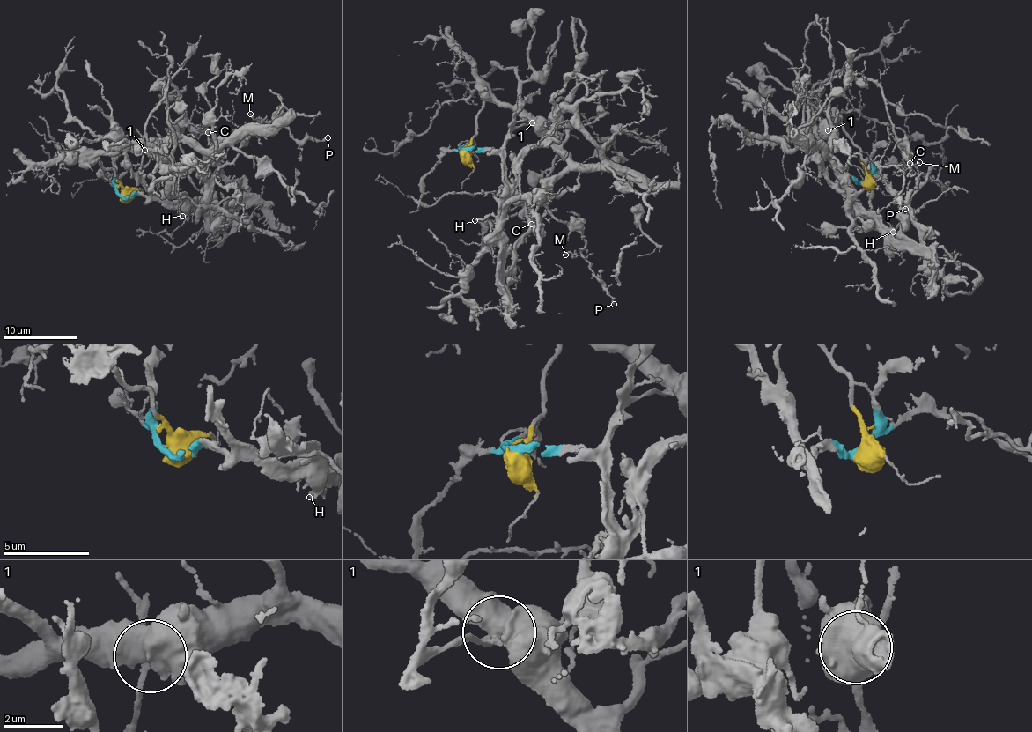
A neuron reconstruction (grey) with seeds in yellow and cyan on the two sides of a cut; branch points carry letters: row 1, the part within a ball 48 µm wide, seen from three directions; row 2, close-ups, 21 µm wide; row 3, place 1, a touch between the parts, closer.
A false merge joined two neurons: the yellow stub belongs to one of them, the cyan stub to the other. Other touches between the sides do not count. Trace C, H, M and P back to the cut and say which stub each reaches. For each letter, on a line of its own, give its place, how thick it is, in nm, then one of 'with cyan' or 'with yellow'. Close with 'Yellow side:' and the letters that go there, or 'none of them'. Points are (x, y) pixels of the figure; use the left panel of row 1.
C: (208, 132) | 240 nm | with yellow
H: (182, 216) | 280 nm | with cyan
M: (250, 114) | 110 nm | with yellow
P: (328, 137) | 180 nm | with yellow
Yellow side: C, M, P

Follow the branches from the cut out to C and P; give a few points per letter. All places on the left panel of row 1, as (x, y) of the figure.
C: (123, 195), (115, 173), (97, 156), (133, 152), (176, 133), (159, 82), (168, 77), (187, 126), (209, 132)
P: (123, 195), (115, 173), (97, 156), (178, 141), (202, 154), (213, 176), (264, 121), (294, 139), (328, 136)

